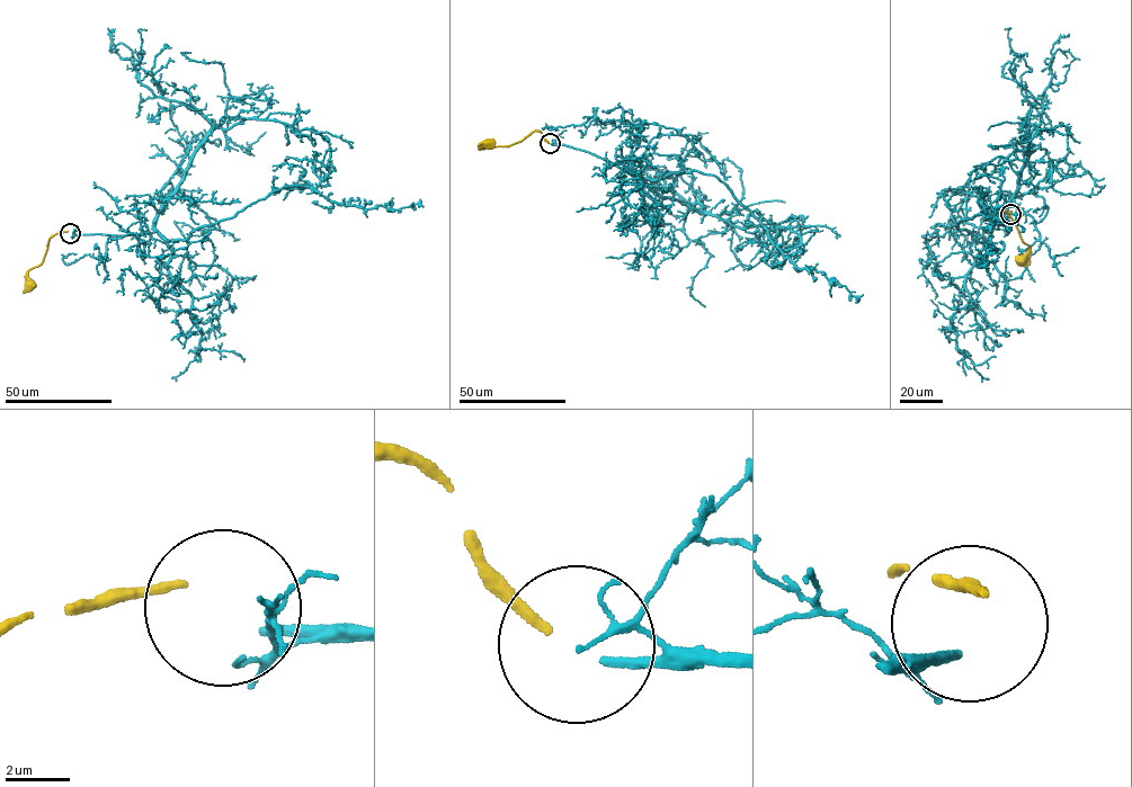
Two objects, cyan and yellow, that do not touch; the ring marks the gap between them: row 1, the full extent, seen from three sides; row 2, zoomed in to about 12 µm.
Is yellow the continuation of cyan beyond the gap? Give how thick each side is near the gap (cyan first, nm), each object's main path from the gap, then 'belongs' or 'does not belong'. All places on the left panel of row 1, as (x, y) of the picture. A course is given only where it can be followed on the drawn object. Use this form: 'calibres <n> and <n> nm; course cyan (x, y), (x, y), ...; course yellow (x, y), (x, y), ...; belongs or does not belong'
calibres 280 and 280 nm; course cyan (72, 234), (137, 235), (151, 229), (184, 240), (196, 229), (295, 185), (365, 211), (422, 206); course yellow (68, 231), (51, 238), (43, 261), (28, 271), (29, 285); does not belong

